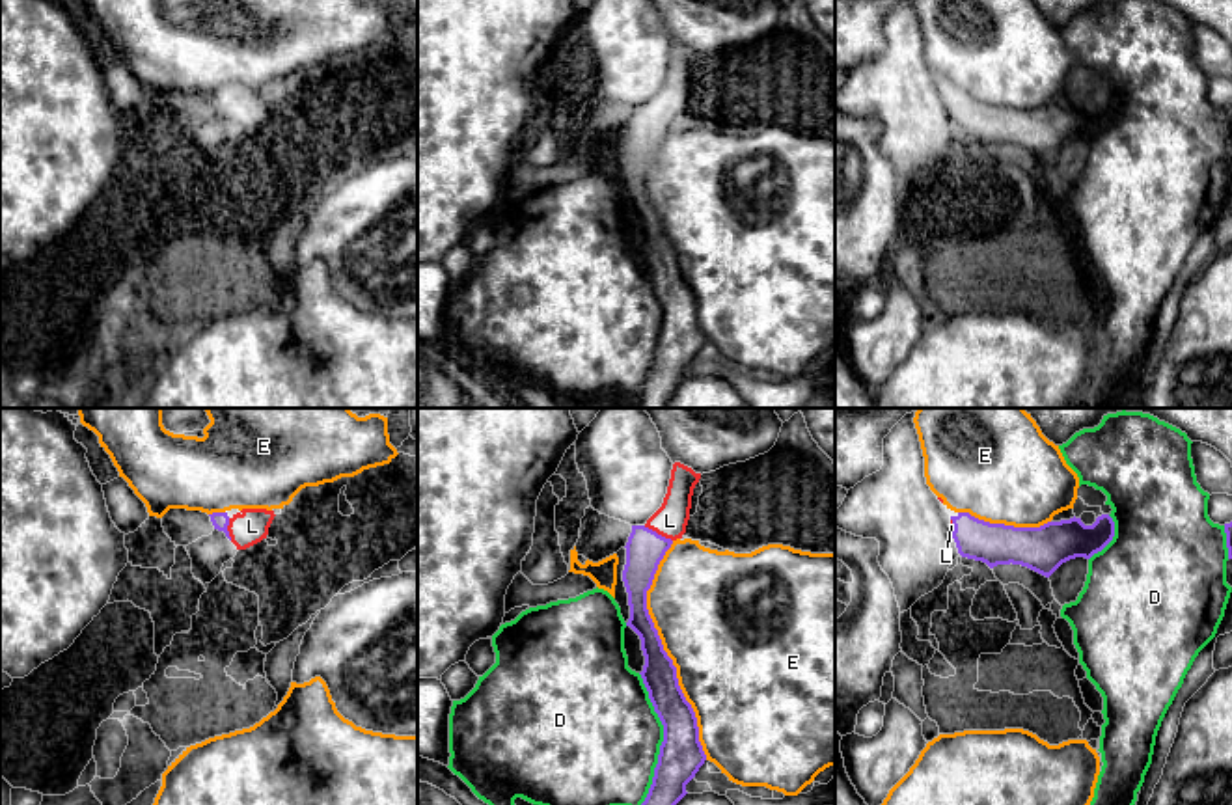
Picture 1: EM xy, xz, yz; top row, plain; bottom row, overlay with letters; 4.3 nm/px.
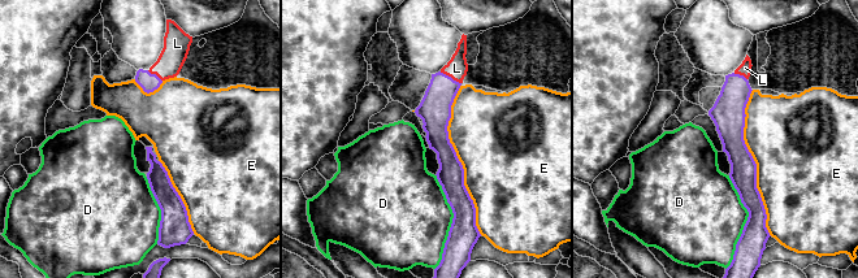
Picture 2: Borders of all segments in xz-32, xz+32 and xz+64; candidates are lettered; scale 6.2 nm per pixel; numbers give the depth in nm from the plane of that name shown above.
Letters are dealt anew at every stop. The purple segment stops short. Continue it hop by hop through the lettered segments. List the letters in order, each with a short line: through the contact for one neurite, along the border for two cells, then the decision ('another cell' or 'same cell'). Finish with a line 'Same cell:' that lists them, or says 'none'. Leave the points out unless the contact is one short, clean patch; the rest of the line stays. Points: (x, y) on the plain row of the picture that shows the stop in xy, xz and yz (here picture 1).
D: another cell
E: another cell
L: line xz (645, 131), (657, 116), (670, 103); same cell
Same cell: L

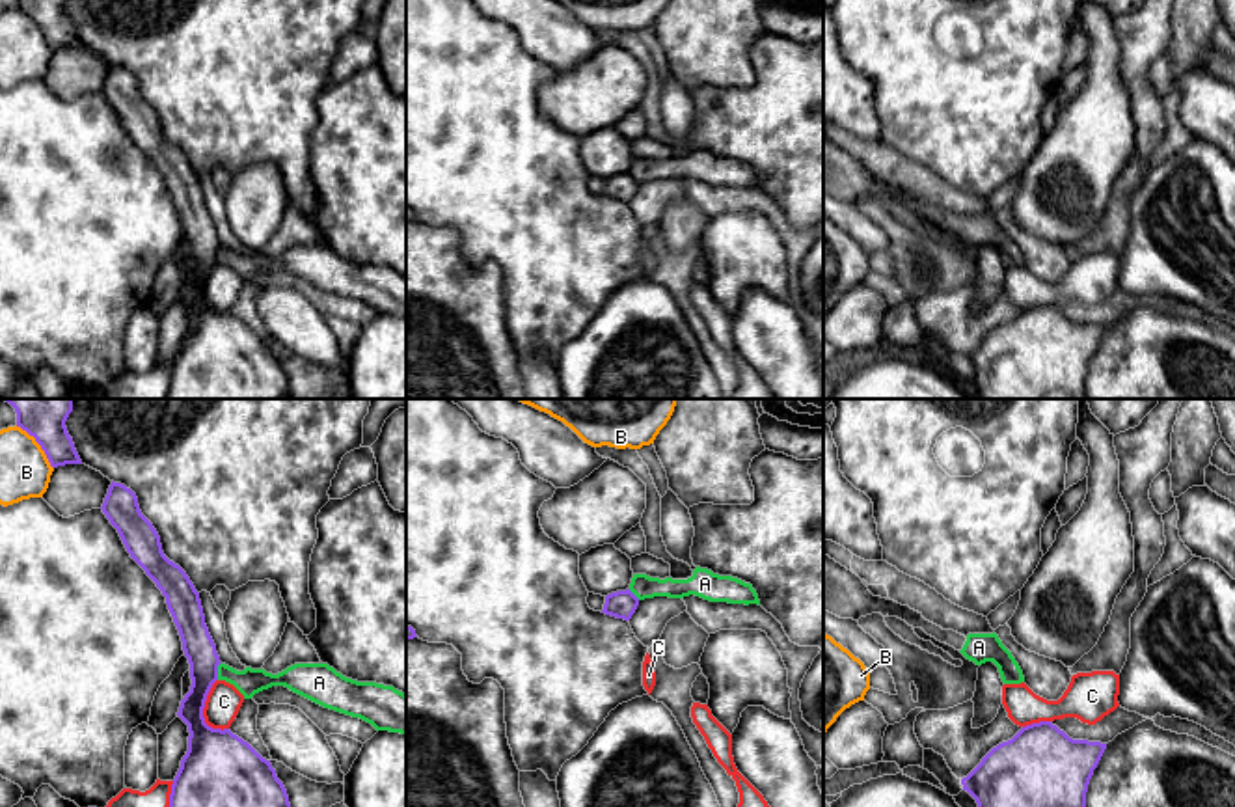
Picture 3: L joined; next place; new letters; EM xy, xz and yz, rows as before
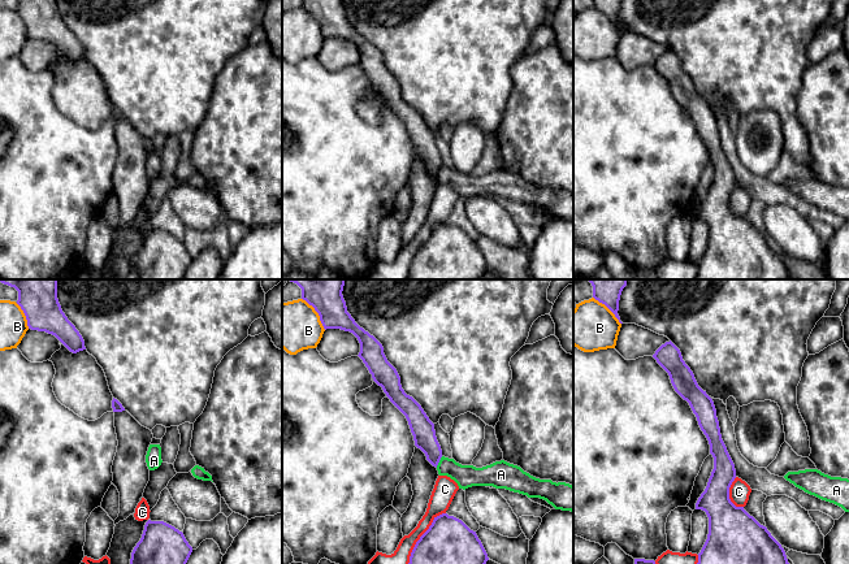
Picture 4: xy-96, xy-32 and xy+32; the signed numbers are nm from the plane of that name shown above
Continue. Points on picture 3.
A: line xy (220, 245), (217, 261); another cell
B: another cell
C: another cell
Same cell: none

